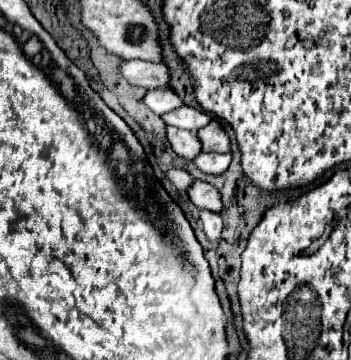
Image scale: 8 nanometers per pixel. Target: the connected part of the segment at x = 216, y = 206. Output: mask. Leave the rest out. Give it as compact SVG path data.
M194 181L188 187L188 197L190 201L198 207L198 209L208 209L208 211L220 211L222 209L222 201L220 201L220 193L204 181Z

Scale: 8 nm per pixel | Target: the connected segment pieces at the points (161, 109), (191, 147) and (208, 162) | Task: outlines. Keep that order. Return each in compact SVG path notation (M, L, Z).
M150 89L144 95L144 105L150 107L156 115L162 115L162 113L168 113L168 111L182 107L182 101L170 89Z
M166 127L166 137L168 137L172 149L184 159L192 161L194 155L198 155L202 151L198 137L190 131L184 131L184 129L178 129L178 127Z
M200 153L194 159L194 165L204 171L204 173L212 173L212 175L220 175L228 169L232 155L230 153Z

